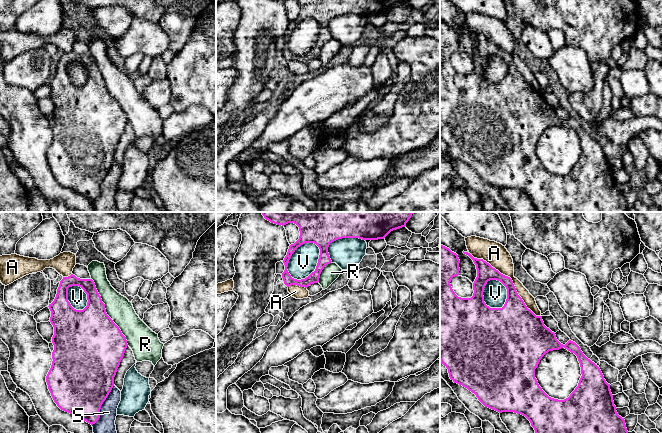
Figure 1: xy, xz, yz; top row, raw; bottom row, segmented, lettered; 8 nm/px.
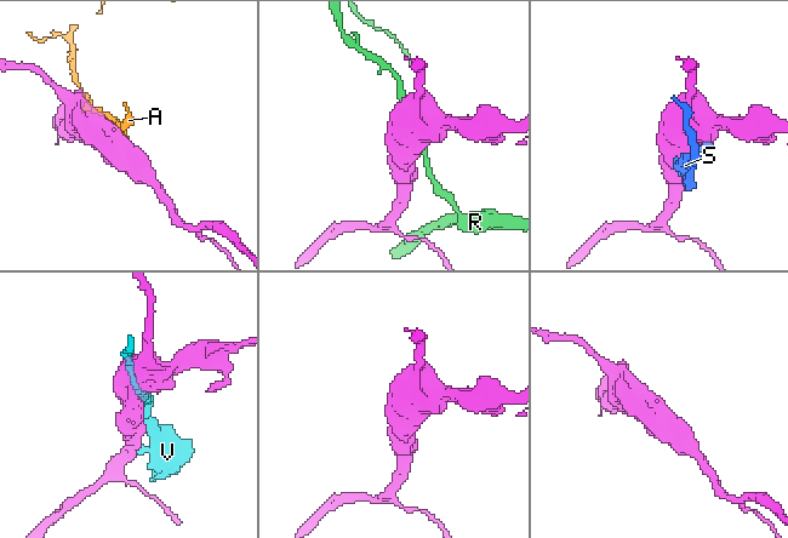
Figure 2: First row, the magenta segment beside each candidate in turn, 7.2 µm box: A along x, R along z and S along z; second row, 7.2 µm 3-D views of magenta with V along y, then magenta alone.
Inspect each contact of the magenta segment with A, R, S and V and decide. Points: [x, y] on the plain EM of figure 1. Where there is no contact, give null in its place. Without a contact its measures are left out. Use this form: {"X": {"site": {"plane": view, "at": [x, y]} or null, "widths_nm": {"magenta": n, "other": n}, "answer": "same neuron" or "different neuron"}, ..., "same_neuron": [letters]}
{"A": {"site": {"plane": "yz", "at": [511, 55]}, "widths_nm": {"magenta": 190, "other": 180}, "answer": "different neuron"}, "R": {"site": {"plane": "xy", "at": [105, 88]}, "widths_nm": {"magenta": 480, "other": 200}, "answer": "different neuron"}, "S": {"site": {"plane": "xy", "at": [101, 180]}, "widths_nm": {"magenta": 500, "other": 190}, "answer": "different neuron"}, "V": {"site": {"plane": "xz", "at": [292, 29]}, "widths_nm": {"magenta": 160, "other": 220}, "answer": "different neuron"}, "same_neuron": []}

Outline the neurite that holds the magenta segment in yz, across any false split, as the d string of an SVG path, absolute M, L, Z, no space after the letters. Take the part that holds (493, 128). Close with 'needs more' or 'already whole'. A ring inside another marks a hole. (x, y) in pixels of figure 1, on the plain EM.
M440 21L440 137L441 140L443 140L448 145L450 155L454 159L462 161L463 163L467 164L469 167L474 169L478 174L478 176L485 183L488 183L499 189L514 188L525 192L530 197L531 202L534 204L537 212L627 212L628 207L626 204L625 196L624 194L619 192L616 187L617 184L614 181L613 171L610 166L610 160L608 160L604 155L604 152L600 144L583 130L580 123L575 118L569 116L565 121L563 121L557 116L555 109L544 101L542 92L536 92L530 85L527 84L522 74L518 71L516 64L513 60L513 57L510 53L501 50L498 46L493 44L489 39L487 39L483 35L474 34L468 28L463 27L463 29L468 31L473 36L477 45L477 53L473 59L474 69L471 74L458 73L453 67L450 58L453 53L459 51L460 36L456 29L452 28L447 23ZM490 56L500 57L507 65L507 75L502 84L490 84L484 78L484 72L483 72L484 64L487 58ZM563 123L577 132L578 137L580 139L582 152L579 156L578 162L570 170L570 172L564 176L558 176L549 173L539 162L538 157L535 154L535 145L538 143L540 136L546 129L553 126L559 126Z; already whole

